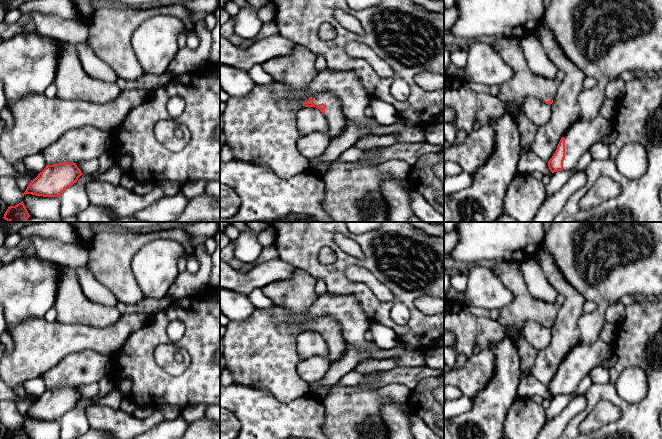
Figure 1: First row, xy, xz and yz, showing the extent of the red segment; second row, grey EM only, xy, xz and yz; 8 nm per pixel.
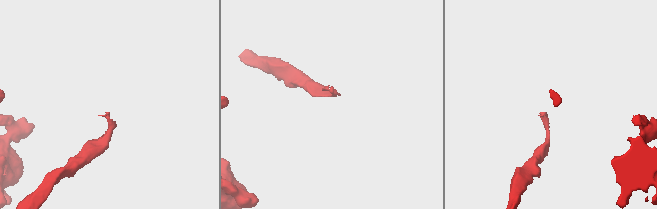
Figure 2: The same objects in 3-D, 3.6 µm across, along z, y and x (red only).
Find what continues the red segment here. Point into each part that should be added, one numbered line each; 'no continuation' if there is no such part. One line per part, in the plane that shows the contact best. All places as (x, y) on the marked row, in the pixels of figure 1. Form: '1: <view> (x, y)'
1: xz (297, 70)

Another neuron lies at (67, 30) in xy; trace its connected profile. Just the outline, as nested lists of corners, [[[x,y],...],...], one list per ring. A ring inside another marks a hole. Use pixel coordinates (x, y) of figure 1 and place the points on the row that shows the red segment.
[[[30,12],[28,15],[36,24],[36,31],[70,44],[85,42],[88,36],[88,24],[74,19],[64,19],[57,15]]]

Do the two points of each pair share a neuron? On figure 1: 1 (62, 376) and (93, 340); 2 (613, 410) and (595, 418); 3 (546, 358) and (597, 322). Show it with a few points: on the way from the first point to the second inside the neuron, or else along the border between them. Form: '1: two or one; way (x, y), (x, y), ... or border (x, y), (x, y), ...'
1: two; border (107, 355), (92, 350), (78, 350), (62, 359)
2: one; way (609, 411), (605, 411), (599, 416)
3: two; border (578, 326), (582, 339)

